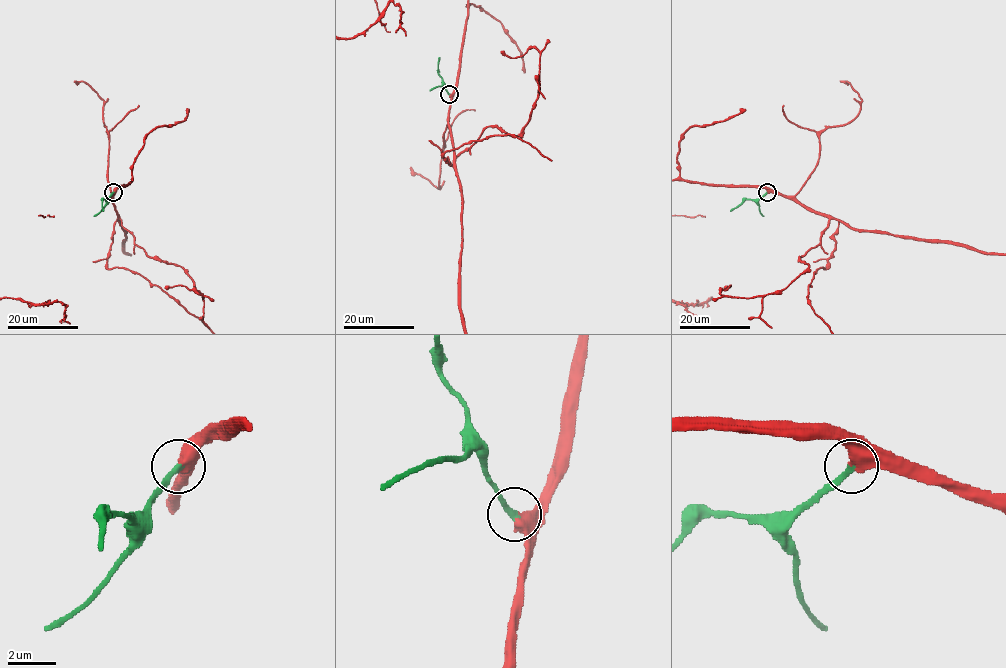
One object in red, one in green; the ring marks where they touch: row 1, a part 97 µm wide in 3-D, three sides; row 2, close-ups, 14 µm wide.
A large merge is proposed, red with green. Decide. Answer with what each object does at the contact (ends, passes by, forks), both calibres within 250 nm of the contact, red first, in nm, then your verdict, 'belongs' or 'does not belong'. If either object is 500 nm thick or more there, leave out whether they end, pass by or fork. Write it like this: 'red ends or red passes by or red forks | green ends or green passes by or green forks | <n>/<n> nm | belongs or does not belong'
550/260 nm | belongs

